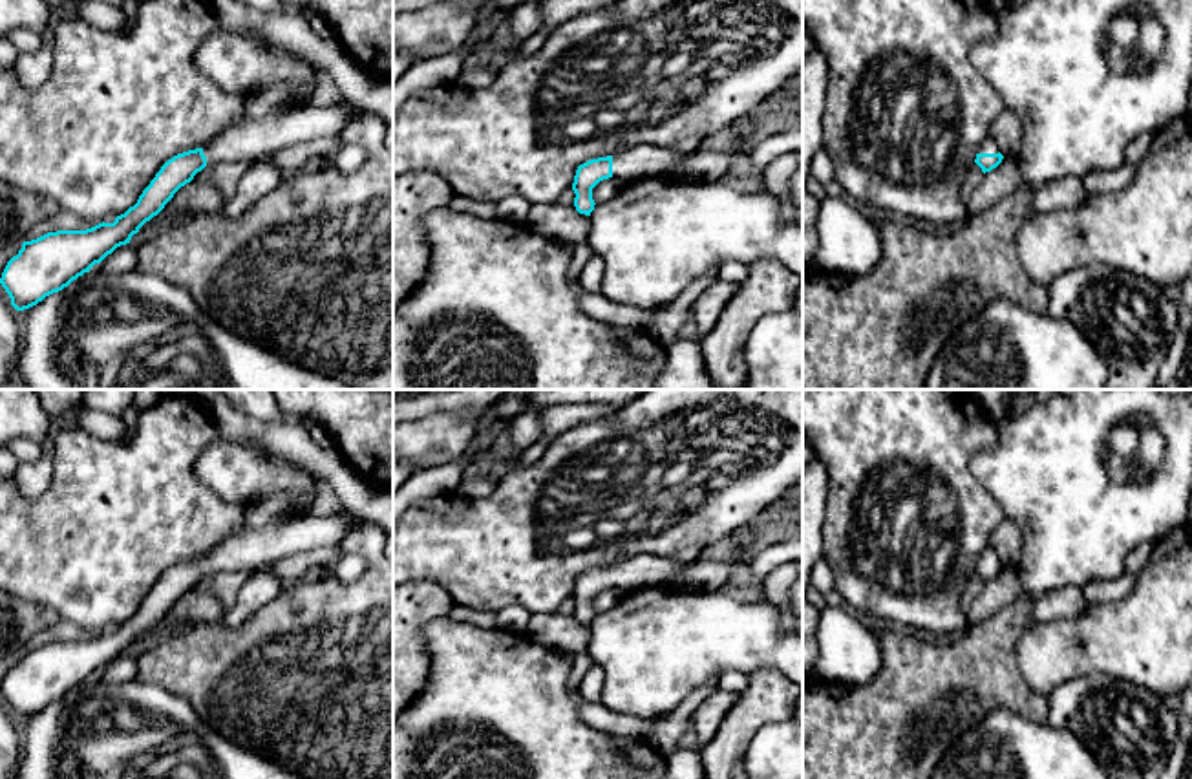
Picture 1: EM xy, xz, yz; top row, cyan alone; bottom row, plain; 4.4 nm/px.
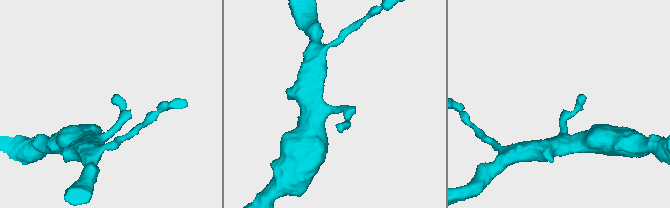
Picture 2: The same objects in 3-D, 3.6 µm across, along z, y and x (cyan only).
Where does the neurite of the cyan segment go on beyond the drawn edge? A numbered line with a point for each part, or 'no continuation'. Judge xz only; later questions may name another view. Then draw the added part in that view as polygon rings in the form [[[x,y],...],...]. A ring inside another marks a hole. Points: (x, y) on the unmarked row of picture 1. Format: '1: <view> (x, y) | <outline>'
1: xz (642, 571) | [[[653,554],[634,556],[612,565],[612,587],[622,589],[623,592],[633,592],[644,587],[662,587],[687,565],[689,563],[686,561]]]

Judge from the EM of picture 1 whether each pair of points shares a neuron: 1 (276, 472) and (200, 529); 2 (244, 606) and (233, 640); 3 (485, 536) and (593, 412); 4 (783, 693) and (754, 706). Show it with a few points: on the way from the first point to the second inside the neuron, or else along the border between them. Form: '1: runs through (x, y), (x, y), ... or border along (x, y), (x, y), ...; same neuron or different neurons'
1: border along (200, 480), (225, 500), (244, 501), (249, 507); different neurons
2: border along (271, 602), (238, 626), (222, 622); different neurons
3: border along (618, 408), (569, 426), (549, 445); different neurons
4: runs through (776, 695), (761, 703); same neuron

